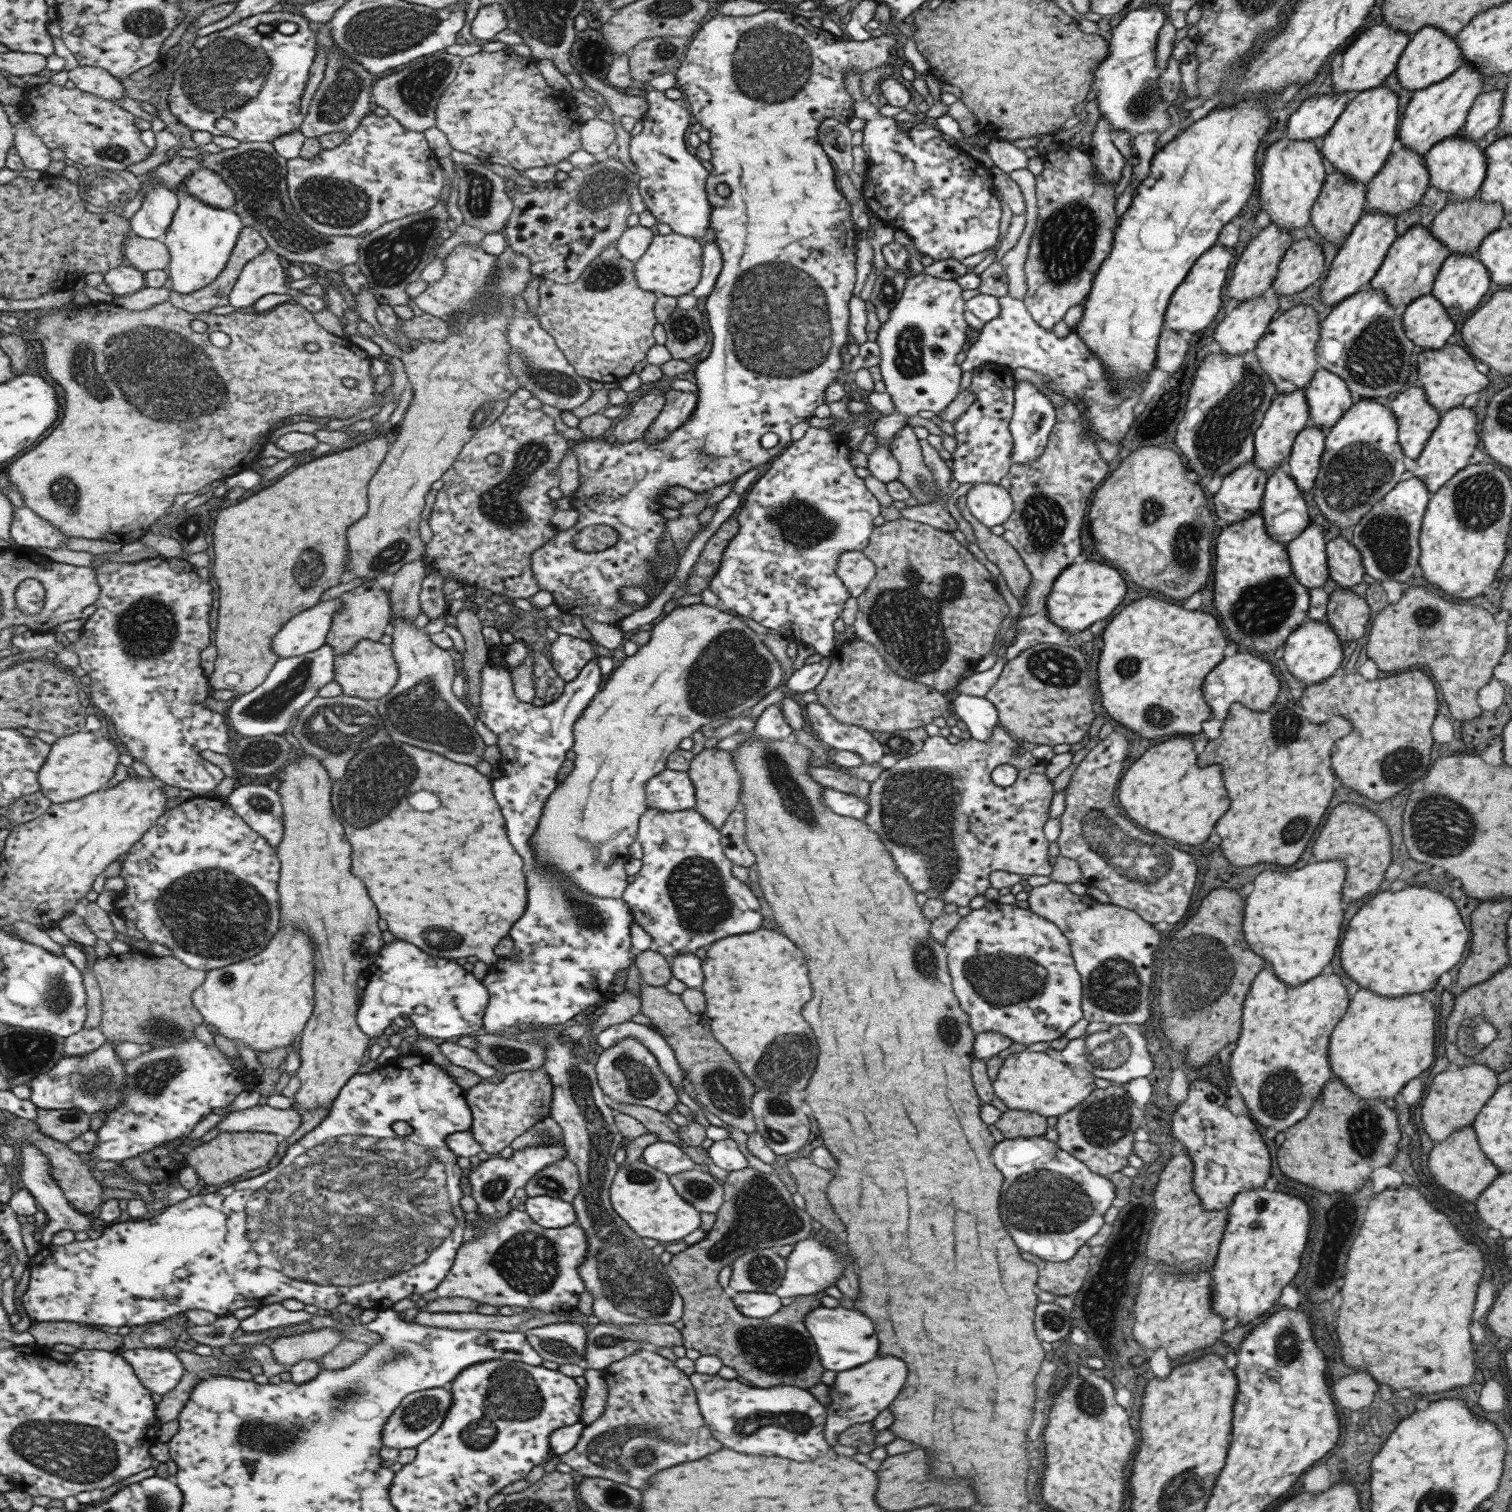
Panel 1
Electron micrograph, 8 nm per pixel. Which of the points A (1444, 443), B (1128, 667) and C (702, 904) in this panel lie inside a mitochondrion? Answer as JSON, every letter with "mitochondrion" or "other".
{"A":"other","B":"mitochondrion","C":"mitochondrion"}

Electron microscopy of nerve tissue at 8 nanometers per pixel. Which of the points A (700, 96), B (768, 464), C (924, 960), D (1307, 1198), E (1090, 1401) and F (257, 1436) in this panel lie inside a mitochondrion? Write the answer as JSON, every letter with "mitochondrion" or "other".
{"A":"other","B":"other","C":"mitochondrion","D":"other","E":"mitochondrion","F":"mitochondrion"}

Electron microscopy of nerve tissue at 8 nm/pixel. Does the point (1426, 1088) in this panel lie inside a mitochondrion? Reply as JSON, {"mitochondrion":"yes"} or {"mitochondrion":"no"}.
{"mitochondrion":"no"}

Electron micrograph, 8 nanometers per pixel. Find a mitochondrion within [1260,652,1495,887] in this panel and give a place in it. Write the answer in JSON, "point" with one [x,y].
{"point":[1438,819]}

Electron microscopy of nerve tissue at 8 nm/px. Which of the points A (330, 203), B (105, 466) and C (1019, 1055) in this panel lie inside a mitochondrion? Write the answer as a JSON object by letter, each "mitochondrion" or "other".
{"A":"mitochondrion","B":"other","C":"other"}

